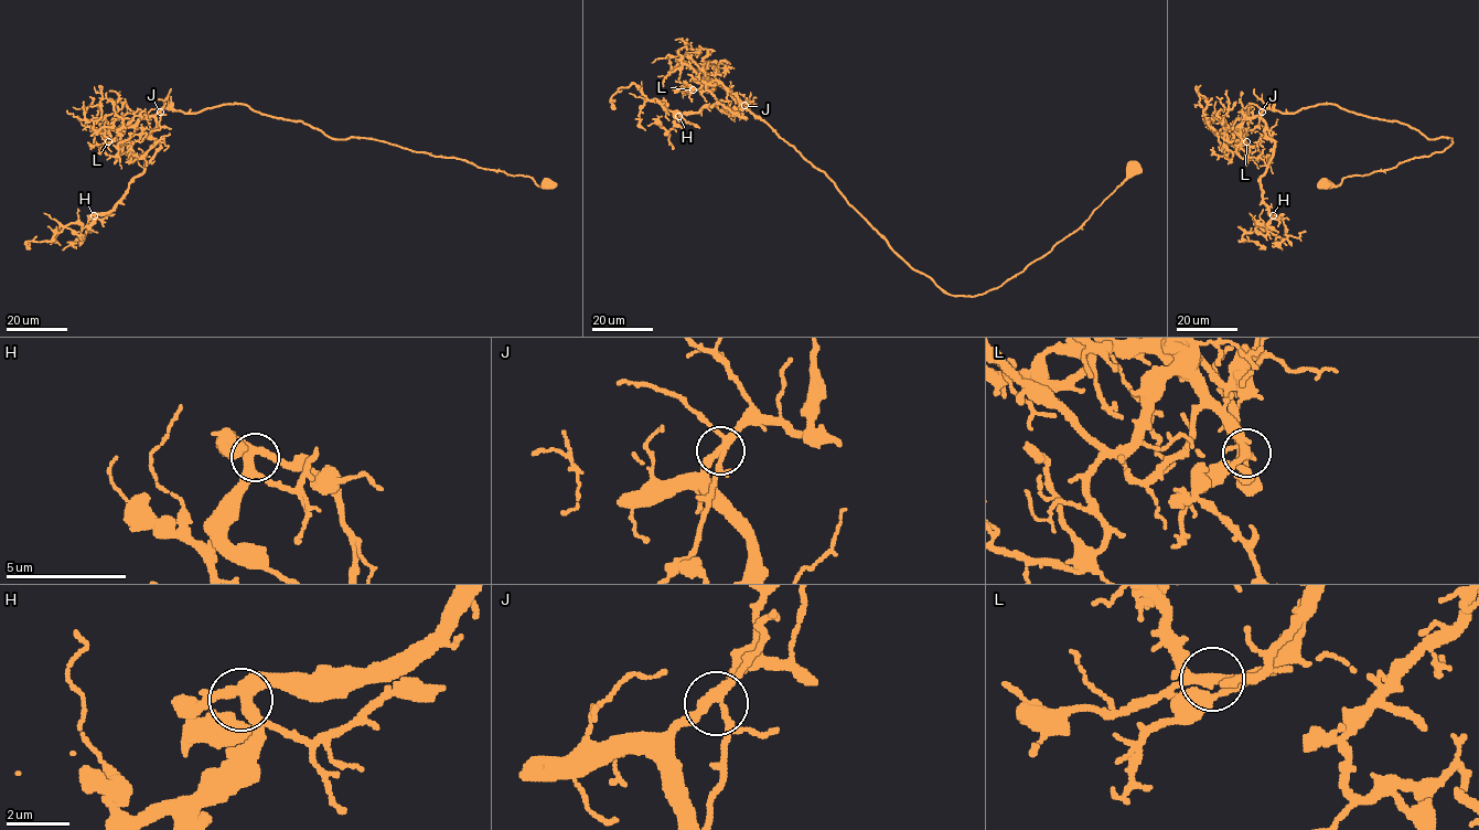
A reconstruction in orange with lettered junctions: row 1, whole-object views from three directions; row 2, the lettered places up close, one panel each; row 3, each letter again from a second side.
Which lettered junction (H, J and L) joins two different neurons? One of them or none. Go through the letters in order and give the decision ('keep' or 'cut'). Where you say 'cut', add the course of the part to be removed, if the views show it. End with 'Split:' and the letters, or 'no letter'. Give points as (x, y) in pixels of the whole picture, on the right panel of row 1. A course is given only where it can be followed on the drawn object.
H: keep
J: keep
L: keep
Split: no letter

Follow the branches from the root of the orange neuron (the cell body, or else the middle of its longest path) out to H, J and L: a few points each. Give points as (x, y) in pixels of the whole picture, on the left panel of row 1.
H: (547, 182), (375, 139), (334, 139), (222, 104), (162, 108), (154, 157), (113, 209), (94, 215)
J: (547, 182), (538, 185), (528, 177), (375, 139), (334, 139), (300, 120), (244, 104), (160, 112)
L: (547, 182), (375, 139), (334, 139), (244, 104), (191, 113), (162, 108), (107, 141)

